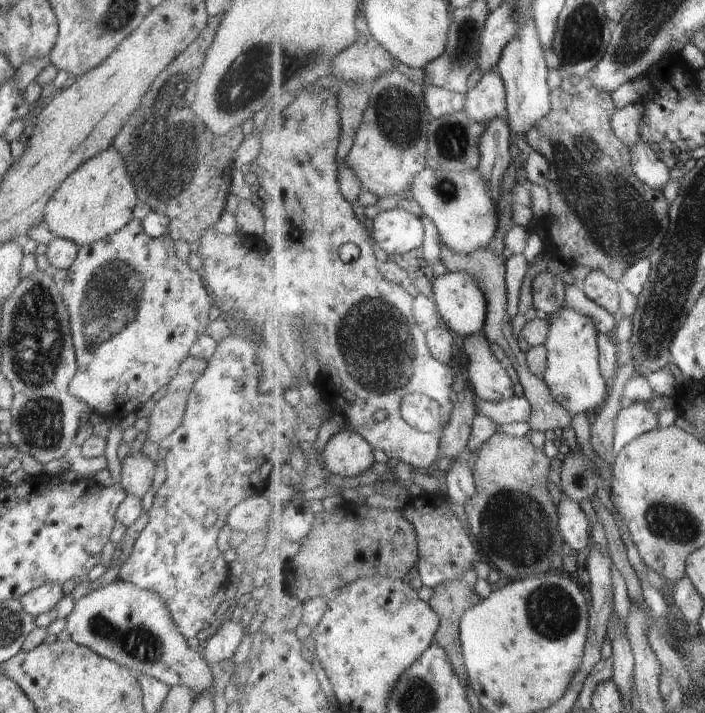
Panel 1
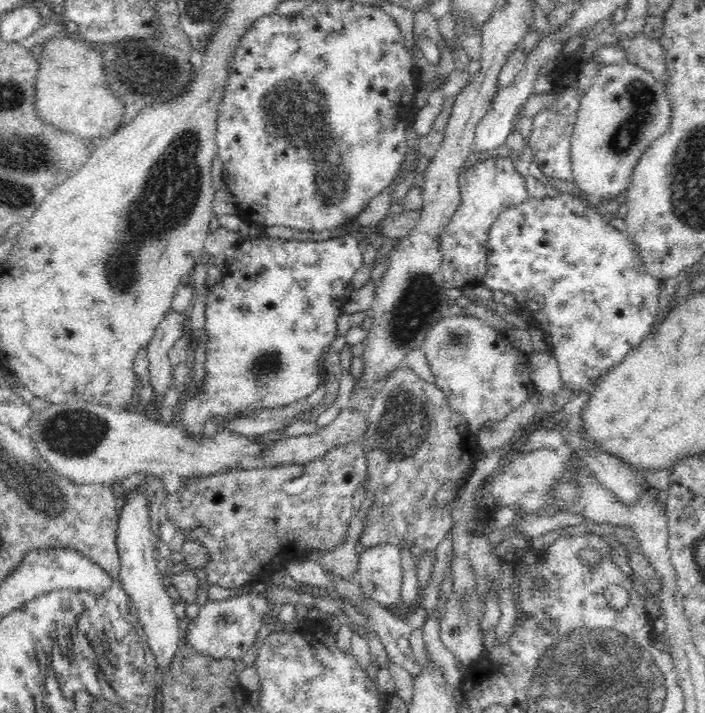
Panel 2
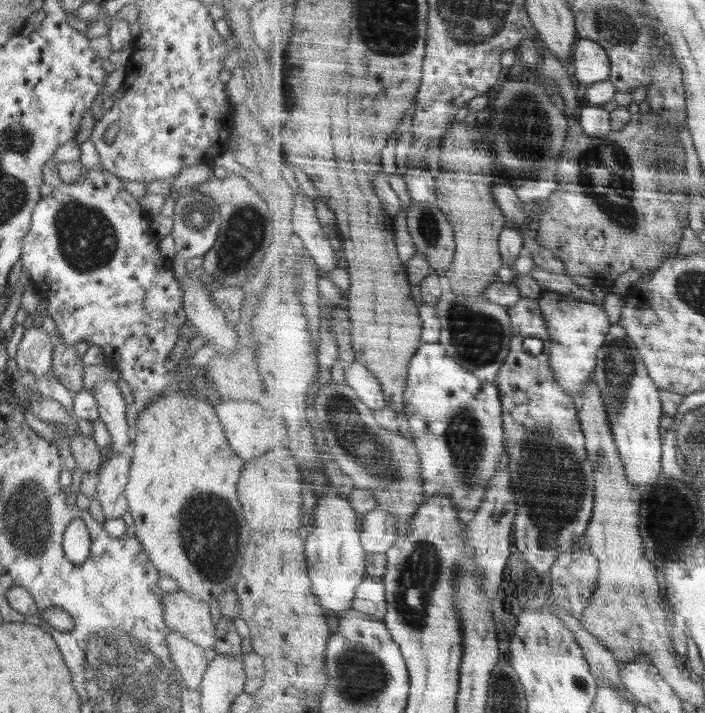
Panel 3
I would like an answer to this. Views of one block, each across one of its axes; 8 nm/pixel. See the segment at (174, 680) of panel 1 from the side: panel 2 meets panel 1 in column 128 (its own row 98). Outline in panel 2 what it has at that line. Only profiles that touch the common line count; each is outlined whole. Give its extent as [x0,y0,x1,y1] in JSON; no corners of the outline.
[571,60,671,201]

